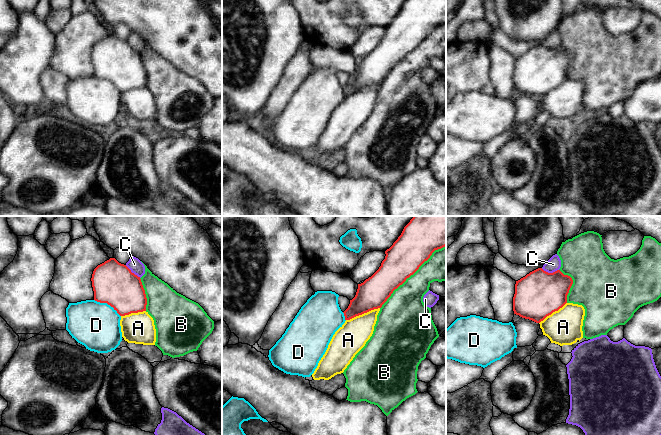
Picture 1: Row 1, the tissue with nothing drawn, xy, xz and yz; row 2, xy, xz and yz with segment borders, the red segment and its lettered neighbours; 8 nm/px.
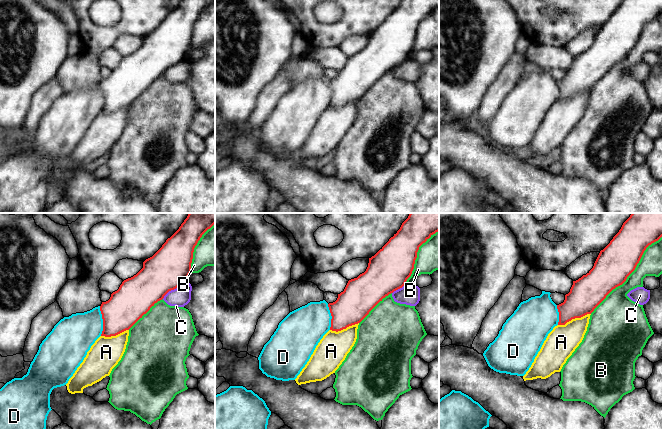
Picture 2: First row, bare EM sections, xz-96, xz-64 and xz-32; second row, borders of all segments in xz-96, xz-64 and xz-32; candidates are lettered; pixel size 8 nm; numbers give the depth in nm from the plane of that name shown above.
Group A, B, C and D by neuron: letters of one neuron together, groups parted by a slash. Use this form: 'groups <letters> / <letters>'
groups A / B / C / D

